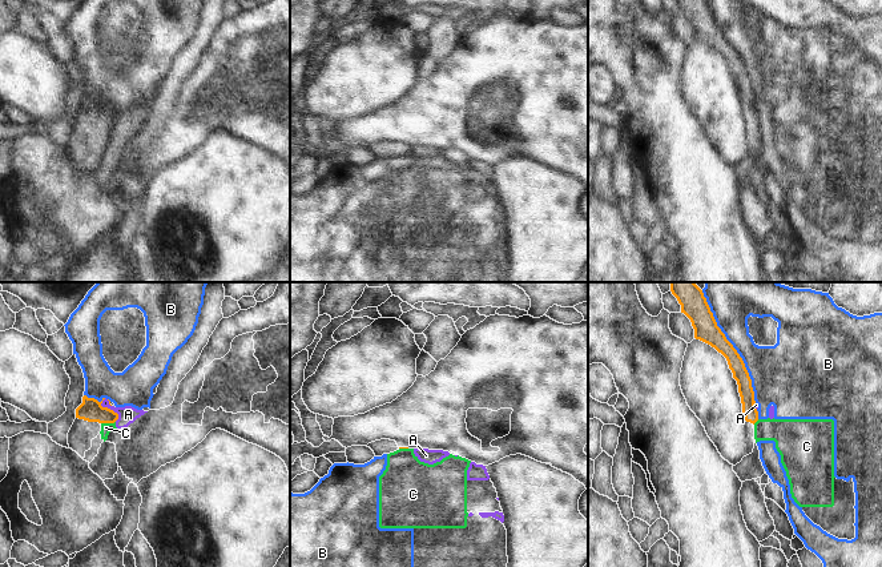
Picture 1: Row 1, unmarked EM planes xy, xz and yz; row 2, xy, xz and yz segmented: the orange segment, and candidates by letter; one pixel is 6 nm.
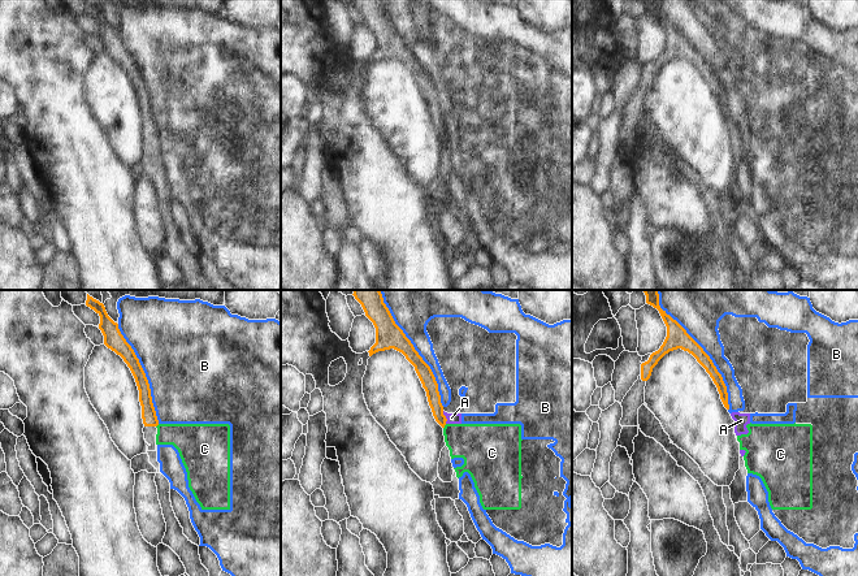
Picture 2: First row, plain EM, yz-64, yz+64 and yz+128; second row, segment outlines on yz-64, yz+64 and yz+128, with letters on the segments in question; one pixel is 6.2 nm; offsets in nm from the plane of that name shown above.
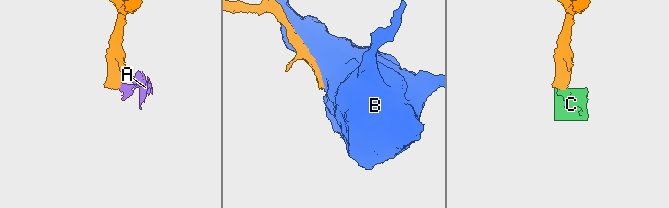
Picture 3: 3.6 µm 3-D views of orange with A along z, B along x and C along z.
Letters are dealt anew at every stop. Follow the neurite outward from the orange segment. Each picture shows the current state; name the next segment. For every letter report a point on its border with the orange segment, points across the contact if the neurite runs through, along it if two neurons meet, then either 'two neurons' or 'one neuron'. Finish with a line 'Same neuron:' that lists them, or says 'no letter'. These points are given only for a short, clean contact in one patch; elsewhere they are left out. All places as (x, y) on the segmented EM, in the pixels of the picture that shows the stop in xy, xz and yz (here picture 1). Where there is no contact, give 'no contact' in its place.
A: meets orange in xy at (112, 410); border along xy (104, 398), (117, 414), (116, 421); two neurons
B: meets orange in yz at (732, 346); two neurons
C: meets orange in xy at (108, 422); border along xy (115, 421), (101, 423); two neurons
Same neuron: no letter

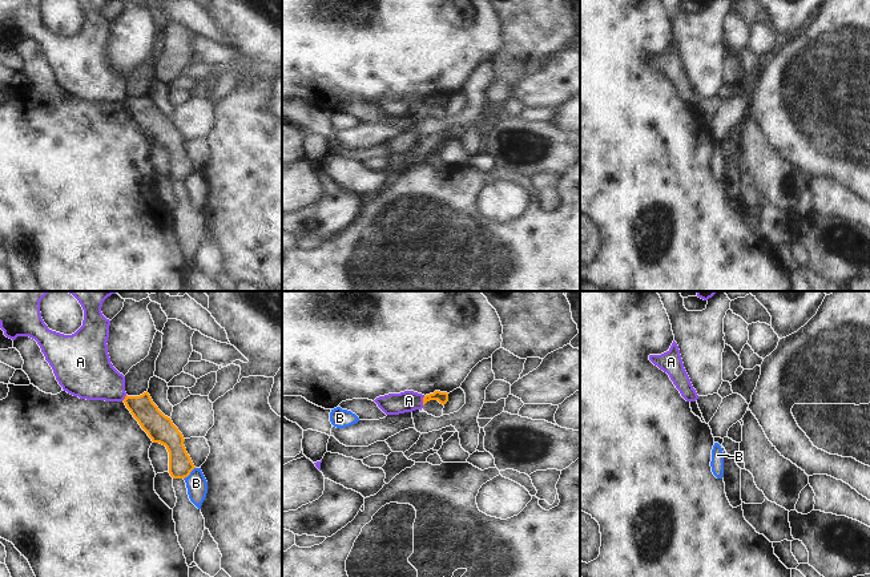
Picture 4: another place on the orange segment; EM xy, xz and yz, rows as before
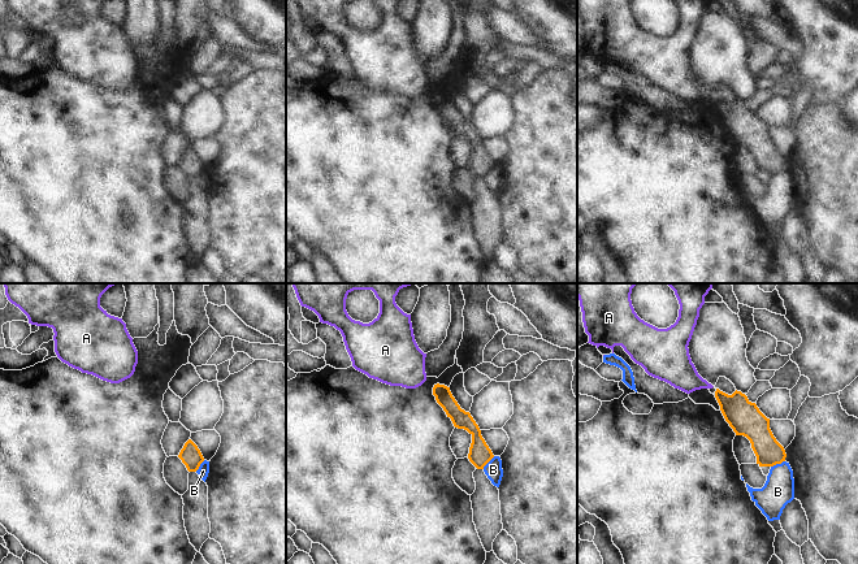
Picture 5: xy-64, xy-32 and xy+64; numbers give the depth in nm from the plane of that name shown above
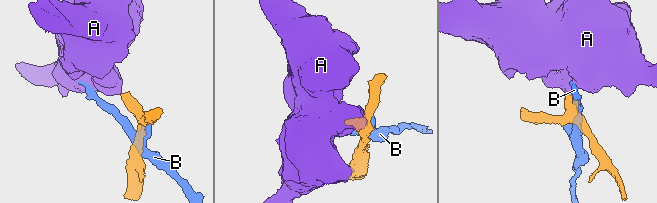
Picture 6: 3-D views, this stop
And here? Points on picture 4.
A: meets orange in xz at (423, 400); border along xz (425, 396), (422, 404); two neurons
B: meets orange in xy at (189, 473); border along xy (194, 467), (184, 479); two neurons
Same neuron: no letter

